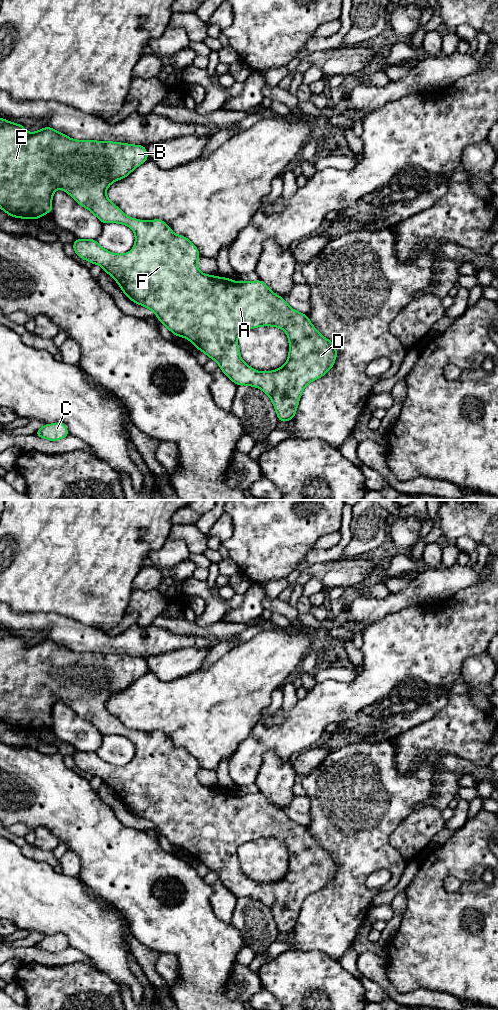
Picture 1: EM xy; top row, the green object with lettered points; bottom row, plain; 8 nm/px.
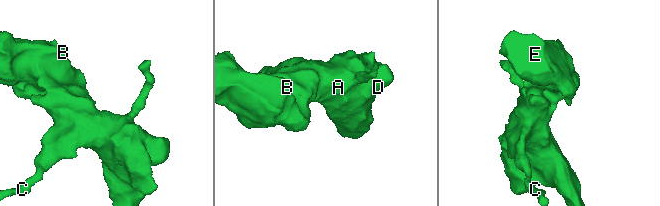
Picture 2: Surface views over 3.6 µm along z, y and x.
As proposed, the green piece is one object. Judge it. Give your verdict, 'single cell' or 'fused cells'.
single cell

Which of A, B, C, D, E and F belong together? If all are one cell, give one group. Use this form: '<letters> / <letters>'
A B C D E F

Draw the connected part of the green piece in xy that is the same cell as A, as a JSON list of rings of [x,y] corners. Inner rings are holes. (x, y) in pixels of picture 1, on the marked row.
[[[0,118],[0,209],[2,209],[5,213],[9,214],[15,218],[23,218],[23,219],[38,219],[41,216],[45,216],[46,213],[52,212],[52,196],[54,192],[61,188],[63,191],[68,193],[74,200],[80,204],[82,207],[87,208],[91,211],[102,223],[120,223],[127,225],[131,228],[135,233],[135,245],[132,250],[128,253],[124,254],[114,254],[109,252],[108,250],[102,248],[95,239],[76,239],[73,243],[73,248],[75,254],[77,254],[80,258],[91,262],[92,264],[98,264],[102,267],[104,272],[110,274],[118,285],[121,287],[122,291],[128,298],[137,303],[138,305],[142,305],[146,308],[152,310],[161,324],[165,325],[174,336],[181,336],[188,339],[191,343],[196,345],[196,350],[203,351],[210,359],[214,359],[224,374],[230,378],[237,386],[240,385],[249,385],[253,387],[257,387],[265,392],[271,399],[275,411],[277,413],[277,417],[279,421],[289,421],[294,418],[296,414],[296,410],[298,407],[299,400],[301,398],[302,391],[304,388],[312,381],[319,379],[323,375],[325,375],[334,365],[337,349],[334,347],[332,341],[323,337],[317,329],[311,324],[307,315],[302,314],[294,309],[292,309],[284,300],[284,298],[278,296],[273,293],[266,283],[261,280],[258,281],[233,281],[229,278],[216,277],[213,275],[207,275],[200,272],[197,267],[197,260],[200,257],[200,253],[196,246],[185,236],[176,235],[173,233],[171,228],[162,220],[155,219],[151,221],[142,221],[138,219],[134,219],[128,217],[125,213],[121,211],[119,207],[114,205],[107,197],[106,190],[110,184],[114,183],[116,180],[120,180],[128,176],[135,168],[144,163],[148,159],[148,154],[146,151],[146,147],[142,145],[132,145],[126,143],[118,143],[118,142],[103,142],[103,141],[94,141],[94,140],[74,140],[69,138],[63,133],[60,133],[50,127],[44,127],[39,131],[29,133],[22,125],[9,122],[3,118]],[[260,326],[273,326],[279,327],[284,330],[289,339],[289,356],[286,363],[279,369],[269,371],[269,372],[259,372],[250,366],[248,366],[241,358],[239,348],[238,348],[238,336],[240,333],[260,327]]]

